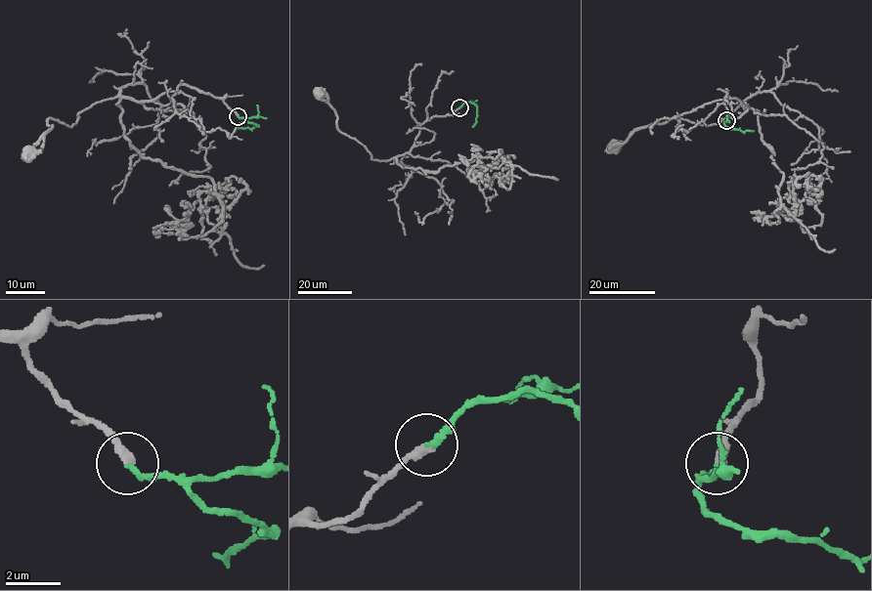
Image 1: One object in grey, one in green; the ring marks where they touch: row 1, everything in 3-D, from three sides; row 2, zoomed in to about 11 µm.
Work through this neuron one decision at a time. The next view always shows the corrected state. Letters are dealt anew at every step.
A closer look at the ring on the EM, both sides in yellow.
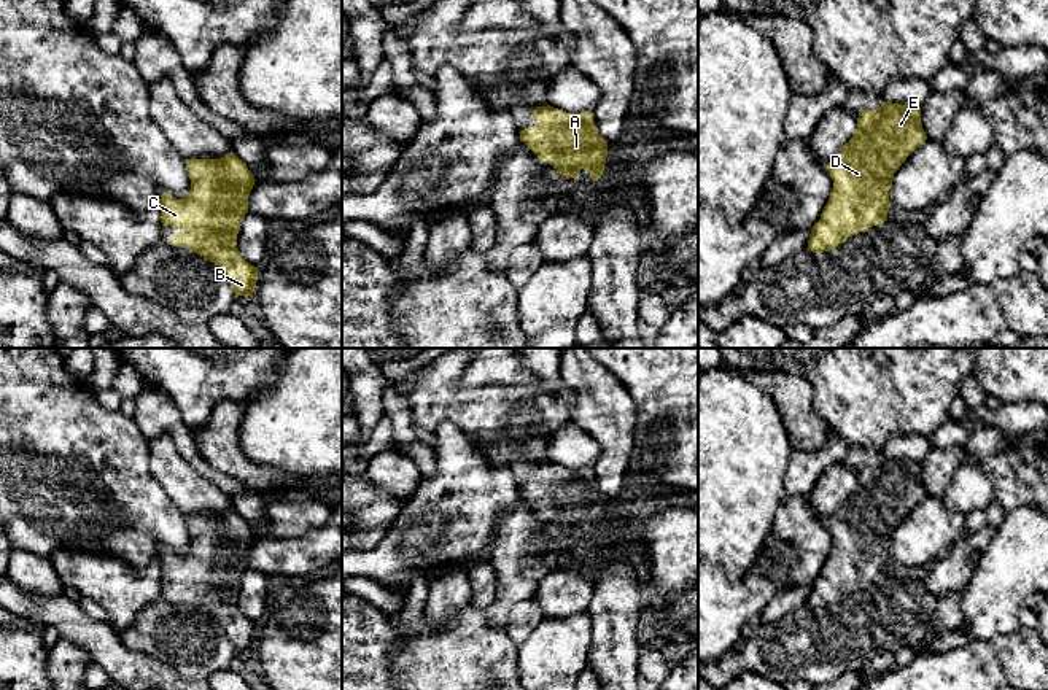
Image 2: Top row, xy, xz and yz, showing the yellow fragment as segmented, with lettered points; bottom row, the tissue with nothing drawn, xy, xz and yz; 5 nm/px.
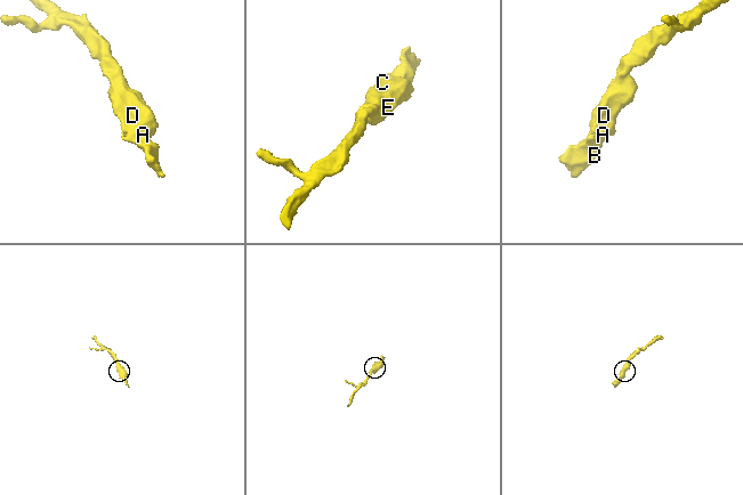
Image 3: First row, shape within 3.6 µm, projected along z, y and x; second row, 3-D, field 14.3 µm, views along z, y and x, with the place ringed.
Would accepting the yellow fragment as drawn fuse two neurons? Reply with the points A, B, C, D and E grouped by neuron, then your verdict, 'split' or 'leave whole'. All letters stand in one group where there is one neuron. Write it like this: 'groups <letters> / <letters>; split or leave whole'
groups A B C D E; leave whole

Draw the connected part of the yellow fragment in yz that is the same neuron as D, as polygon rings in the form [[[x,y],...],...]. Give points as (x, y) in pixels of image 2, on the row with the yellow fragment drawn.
[[[883,102],[876,110],[859,113],[852,138],[827,164],[833,189],[821,213],[821,219],[811,229],[808,250],[817,254],[835,250],[854,234],[865,232],[868,227],[887,221],[892,176],[926,140],[921,107]]]

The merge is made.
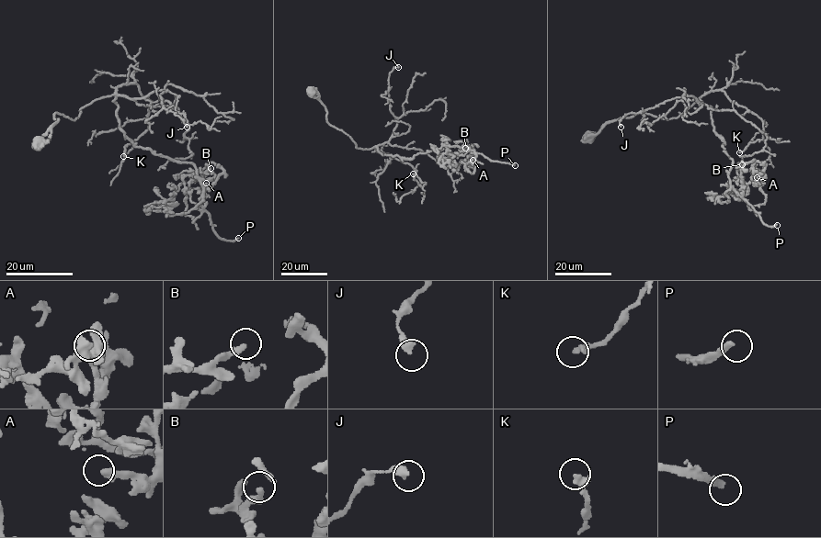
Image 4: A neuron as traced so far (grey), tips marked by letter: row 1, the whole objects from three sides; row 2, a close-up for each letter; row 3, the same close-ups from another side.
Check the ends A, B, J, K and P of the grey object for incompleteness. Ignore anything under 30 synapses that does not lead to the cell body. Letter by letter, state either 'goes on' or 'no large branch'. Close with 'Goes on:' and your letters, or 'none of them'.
A: no large branch
B: no large branch
J: no large branch
K: no large branch
P: goes on
Goes on: P

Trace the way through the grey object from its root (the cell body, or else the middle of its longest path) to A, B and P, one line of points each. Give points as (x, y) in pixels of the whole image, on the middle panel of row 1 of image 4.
A: (310, 92), (329, 123), (357, 148), (412, 159), (462, 141), (469, 151), (473, 144), (470, 167), (473, 160)
B: (310, 92), (329, 123), (357, 148), (412, 159), (460, 141), (469, 151), (451, 153), (465, 148)
P: (310, 92), (329, 123), (357, 148), (412, 159), (462, 141), (491, 160), (515, 165)

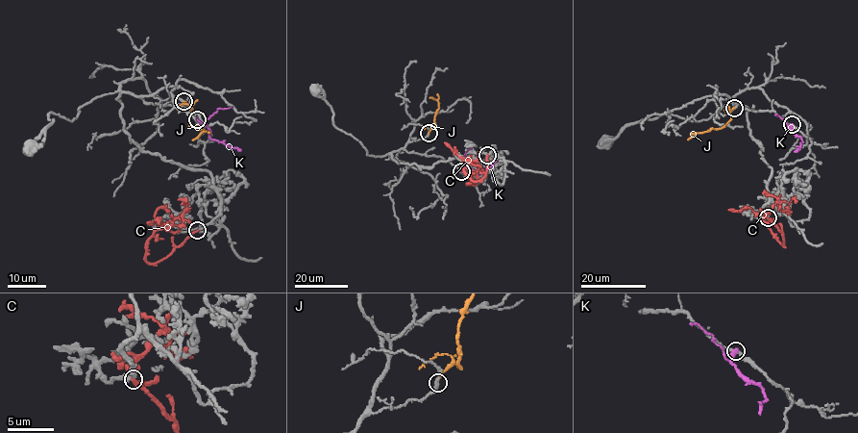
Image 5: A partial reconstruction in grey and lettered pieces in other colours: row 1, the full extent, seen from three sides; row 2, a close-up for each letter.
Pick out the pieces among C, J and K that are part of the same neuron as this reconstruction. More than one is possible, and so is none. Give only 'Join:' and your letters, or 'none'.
Join: none

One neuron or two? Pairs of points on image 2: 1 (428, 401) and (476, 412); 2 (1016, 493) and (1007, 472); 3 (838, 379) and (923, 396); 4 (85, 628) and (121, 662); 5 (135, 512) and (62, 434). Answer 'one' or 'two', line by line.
1: one
2: one
3: one
4: one
5: one

